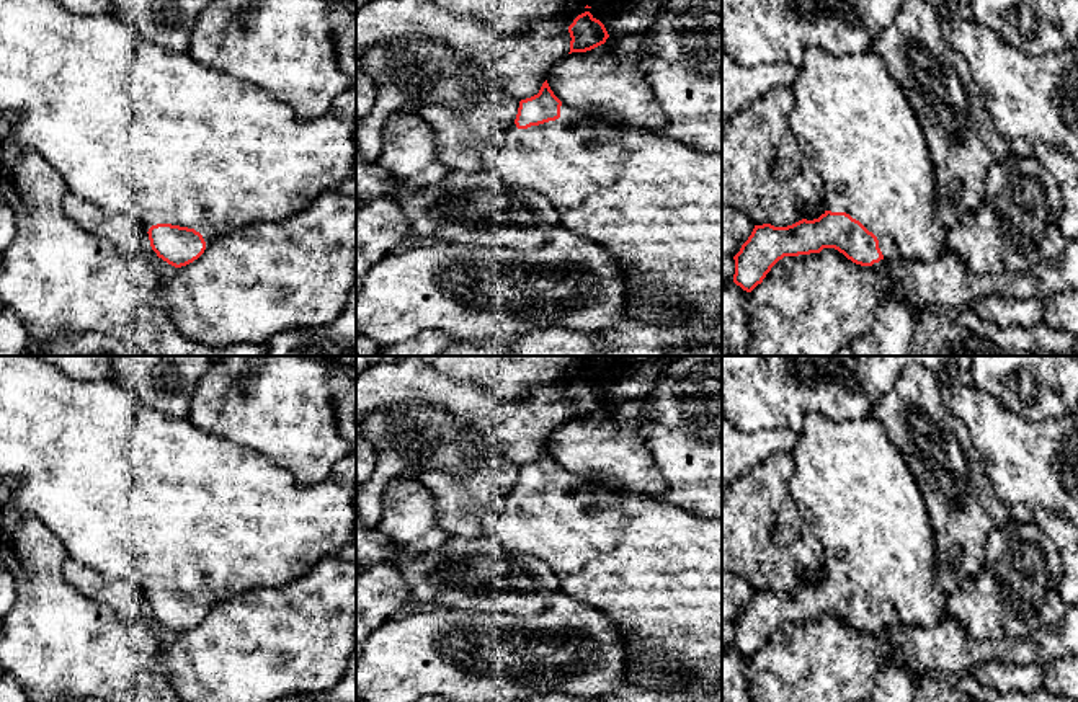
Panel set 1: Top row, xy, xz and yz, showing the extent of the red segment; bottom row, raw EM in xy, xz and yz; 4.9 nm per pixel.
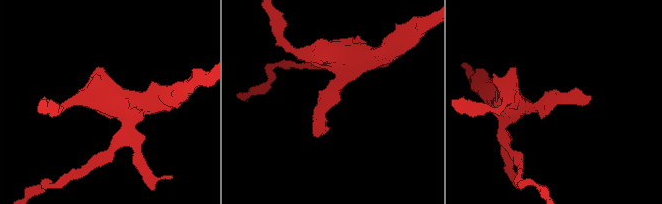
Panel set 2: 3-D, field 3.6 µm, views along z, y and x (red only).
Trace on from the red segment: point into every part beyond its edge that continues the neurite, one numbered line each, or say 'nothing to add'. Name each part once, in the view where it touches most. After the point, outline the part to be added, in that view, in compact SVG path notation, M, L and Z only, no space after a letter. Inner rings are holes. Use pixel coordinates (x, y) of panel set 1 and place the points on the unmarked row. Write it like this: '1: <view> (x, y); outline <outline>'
1: xy (157, 502); outline M0 356L0 483L15 482L8 504L41 521L65 547L67 557L111 578L137 584L149 598L152 591L172 589L194 594L206 612L217 602L252 588L279 588L307 576L323 558L338 555L356 537L356 490L341 477L299 485L294 477L263 454L227 438L204 431L188 418L168 418L136 398L122 384L77 380L36 356Z

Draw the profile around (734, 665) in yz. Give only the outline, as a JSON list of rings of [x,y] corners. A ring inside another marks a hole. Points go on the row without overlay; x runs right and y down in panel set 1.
[[[735,648],[722,653],[722,702],[748,702],[748,658]]]

